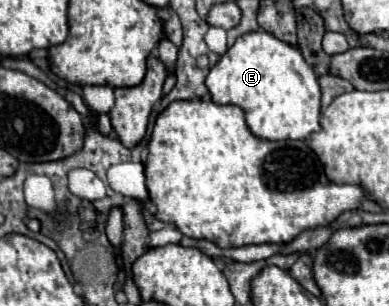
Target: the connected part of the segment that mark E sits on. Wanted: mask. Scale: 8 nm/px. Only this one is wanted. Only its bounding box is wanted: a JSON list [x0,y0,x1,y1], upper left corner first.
[205,30,321,140]

